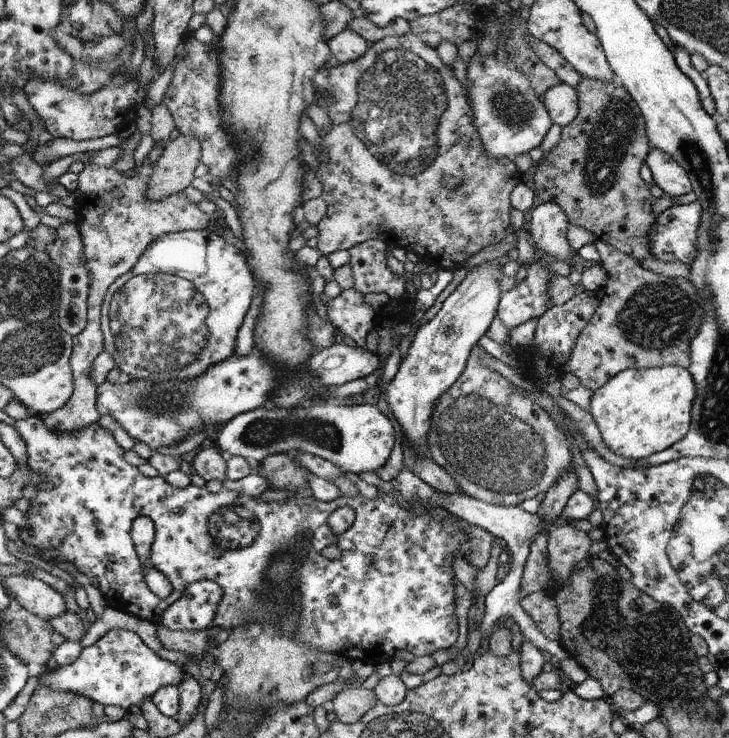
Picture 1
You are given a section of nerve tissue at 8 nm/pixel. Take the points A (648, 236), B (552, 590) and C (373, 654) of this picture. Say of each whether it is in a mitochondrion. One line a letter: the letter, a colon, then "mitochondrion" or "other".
A: other
B: other
C: other

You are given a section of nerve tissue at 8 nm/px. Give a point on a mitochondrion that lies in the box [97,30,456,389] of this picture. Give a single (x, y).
(399, 101)

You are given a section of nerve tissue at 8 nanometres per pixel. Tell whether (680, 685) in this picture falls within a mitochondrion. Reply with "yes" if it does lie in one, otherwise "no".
yes

